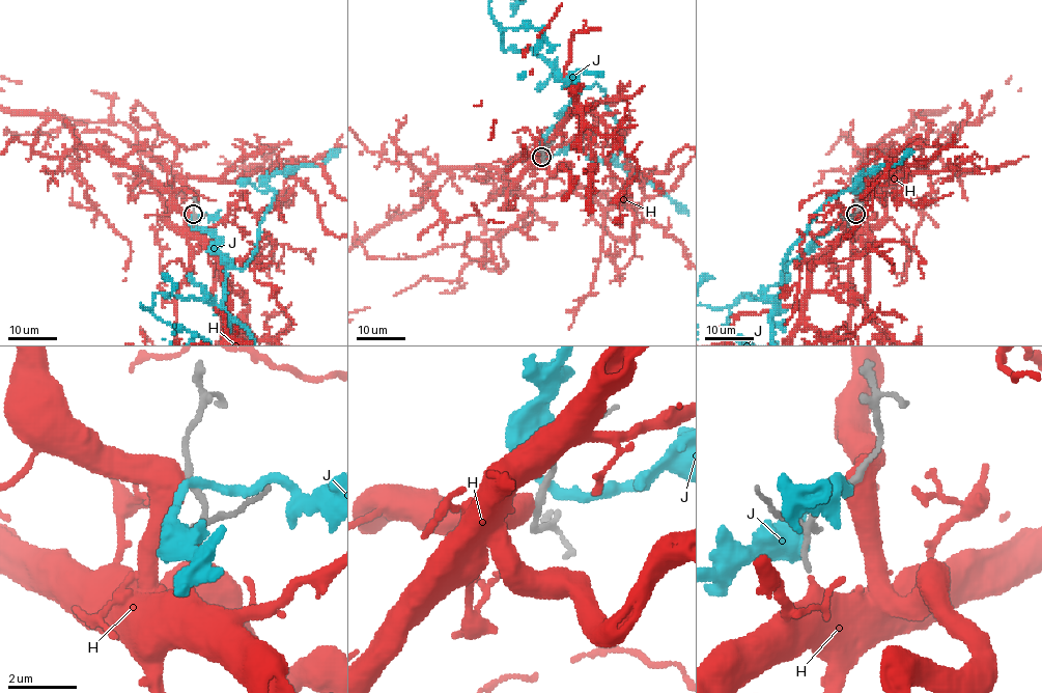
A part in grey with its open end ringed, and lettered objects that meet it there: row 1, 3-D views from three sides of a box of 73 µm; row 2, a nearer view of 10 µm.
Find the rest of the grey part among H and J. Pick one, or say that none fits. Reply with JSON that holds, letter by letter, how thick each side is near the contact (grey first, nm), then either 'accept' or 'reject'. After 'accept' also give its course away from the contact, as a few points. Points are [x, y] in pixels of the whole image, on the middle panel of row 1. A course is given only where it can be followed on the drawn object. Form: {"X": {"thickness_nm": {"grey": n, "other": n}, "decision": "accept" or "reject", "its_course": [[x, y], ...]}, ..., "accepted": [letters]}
{"H": {"thickness_nm": {"grey": 180, "other": 750}, "decision": "accept"}, "J": {"thickness_nm": {"grey": 190, "other": 240}, "decision": "reject"}, "accepted": ["H"]}

